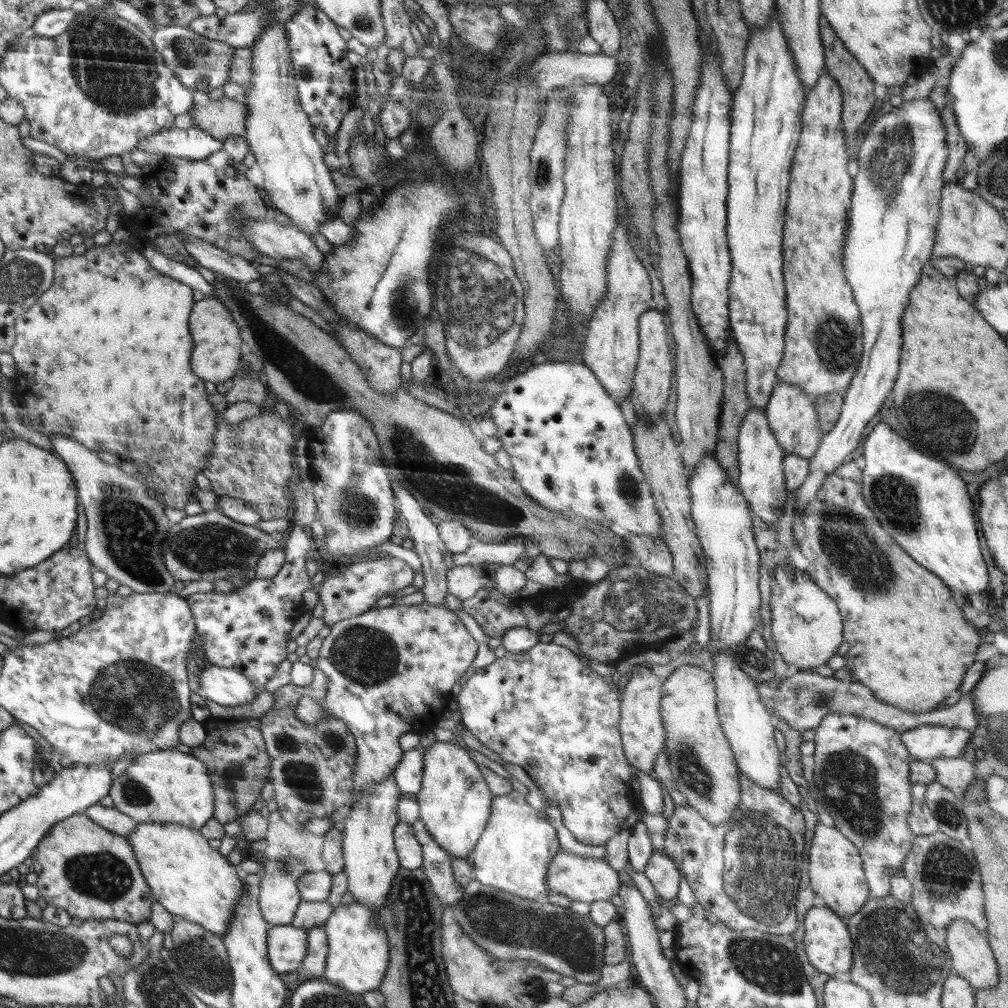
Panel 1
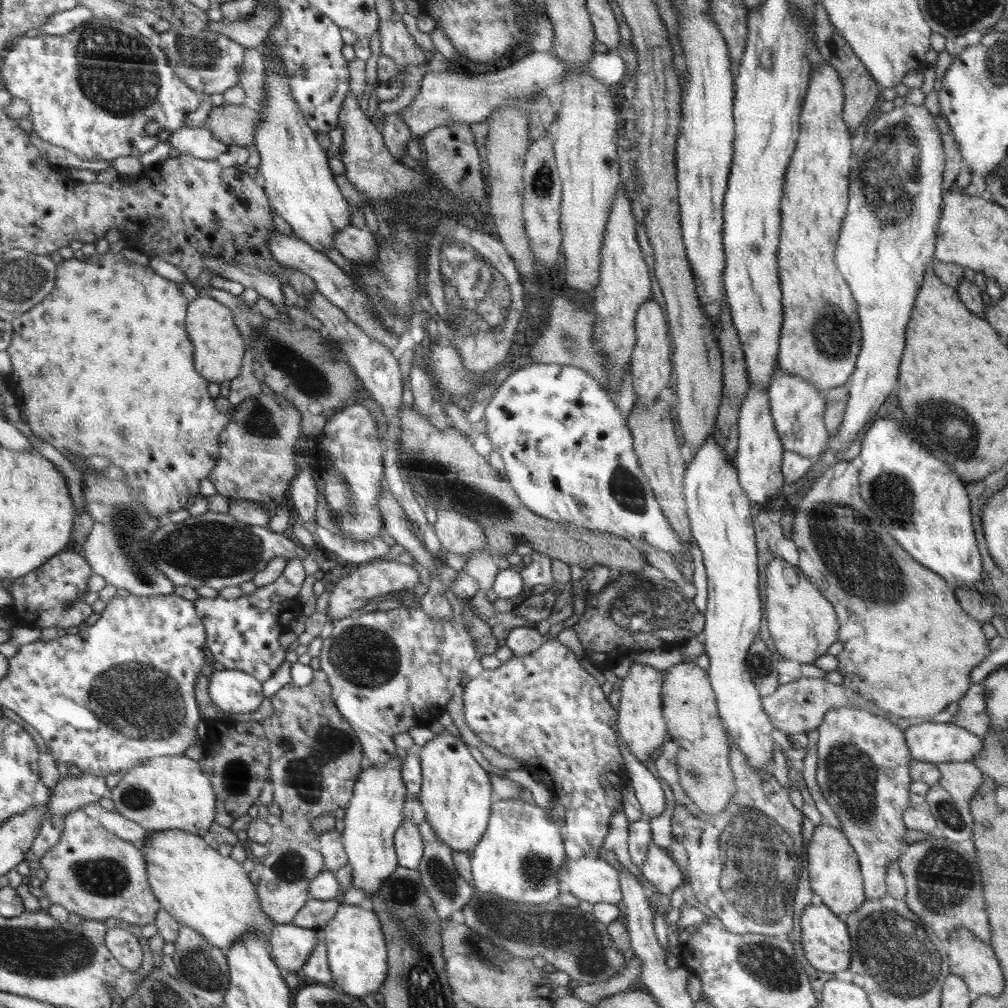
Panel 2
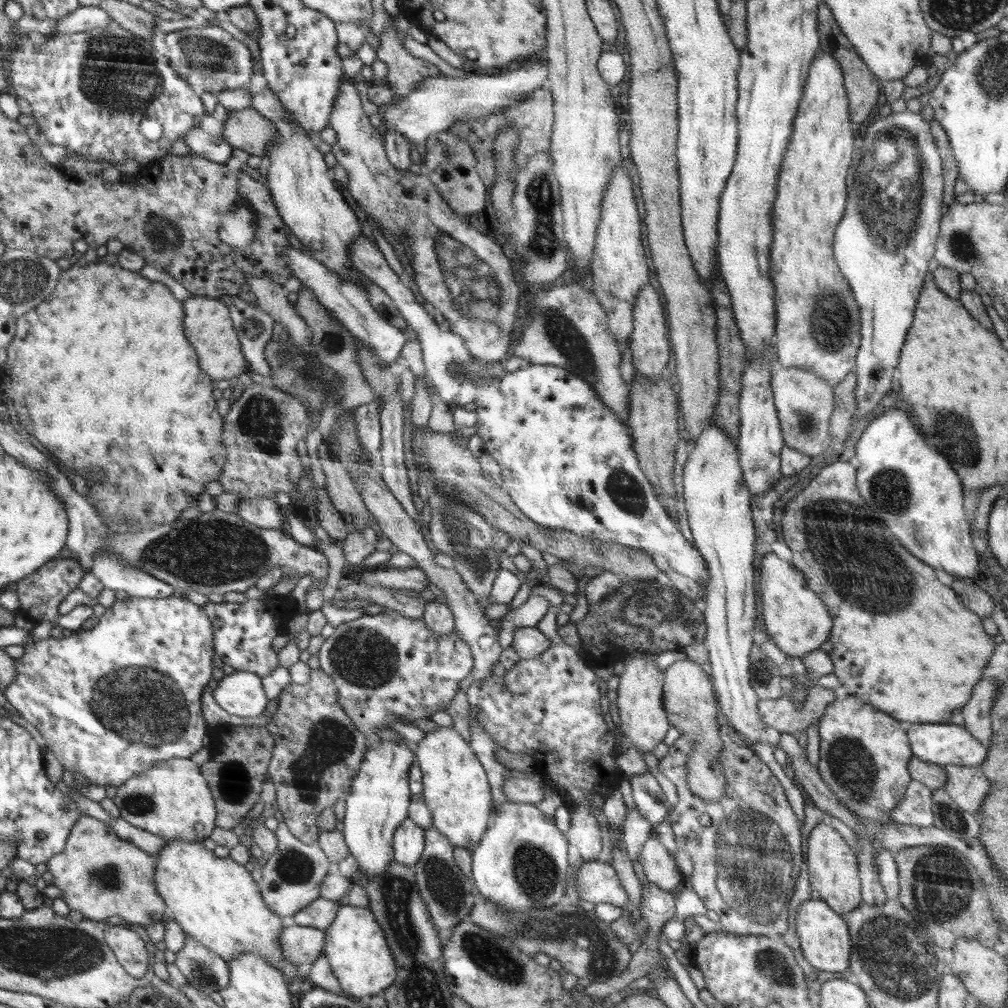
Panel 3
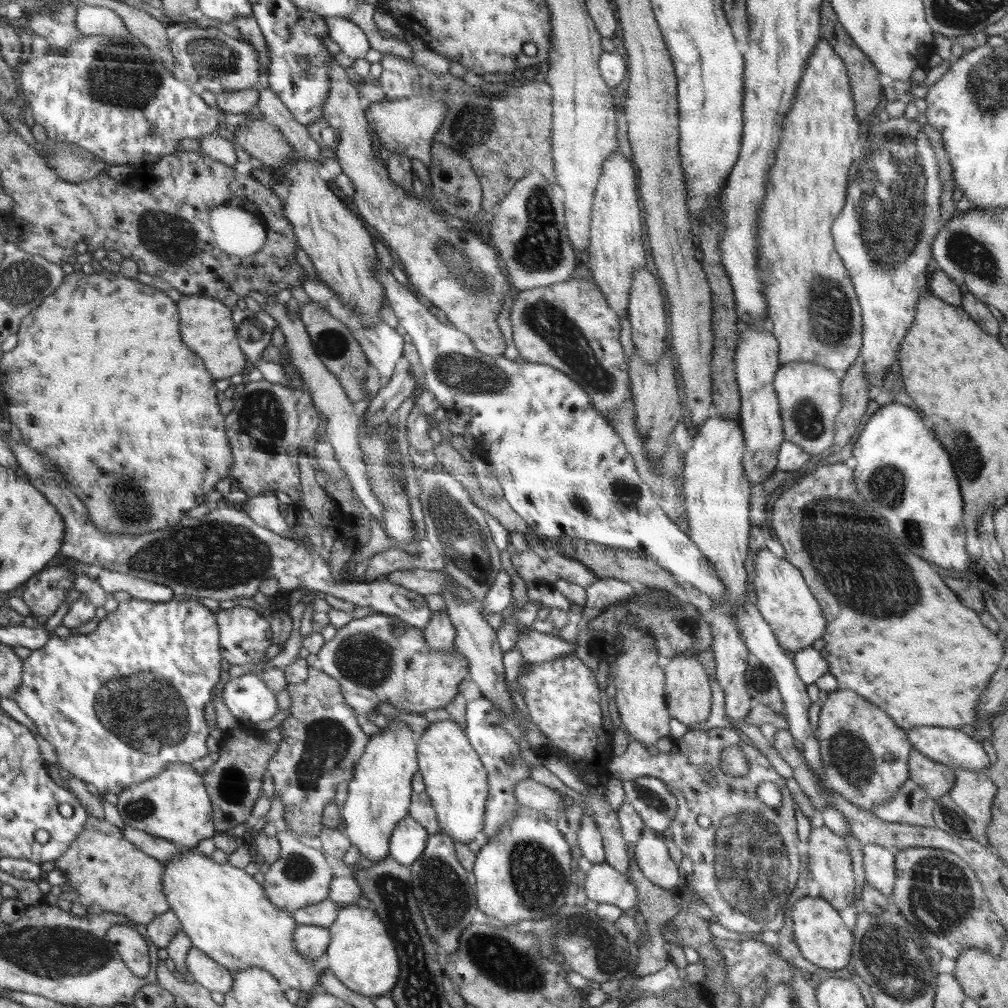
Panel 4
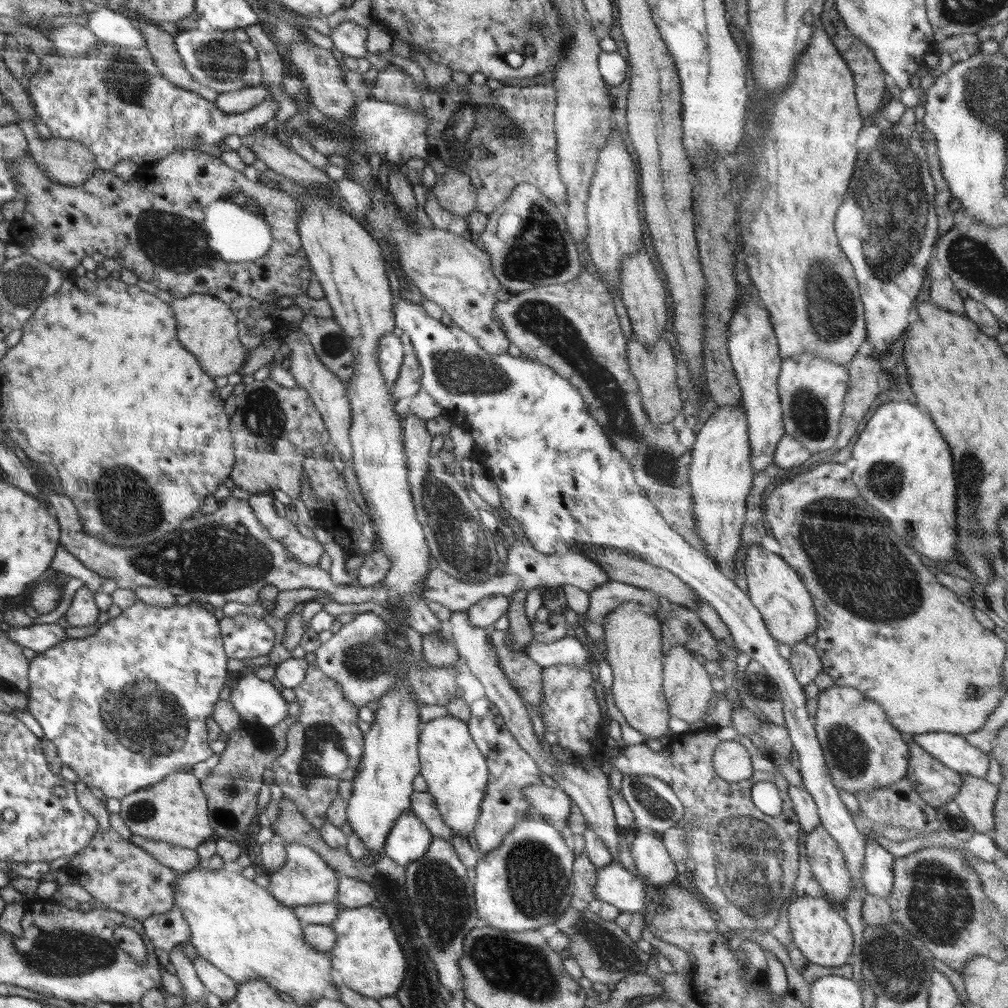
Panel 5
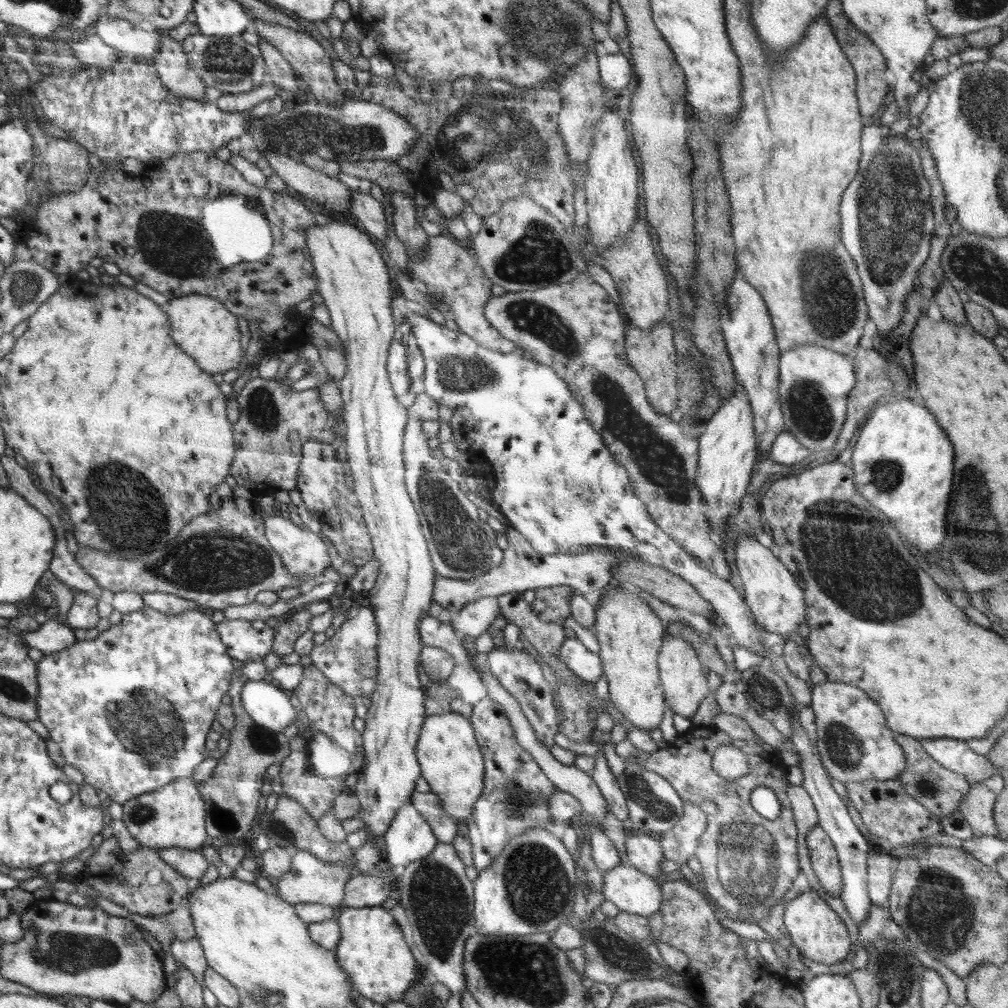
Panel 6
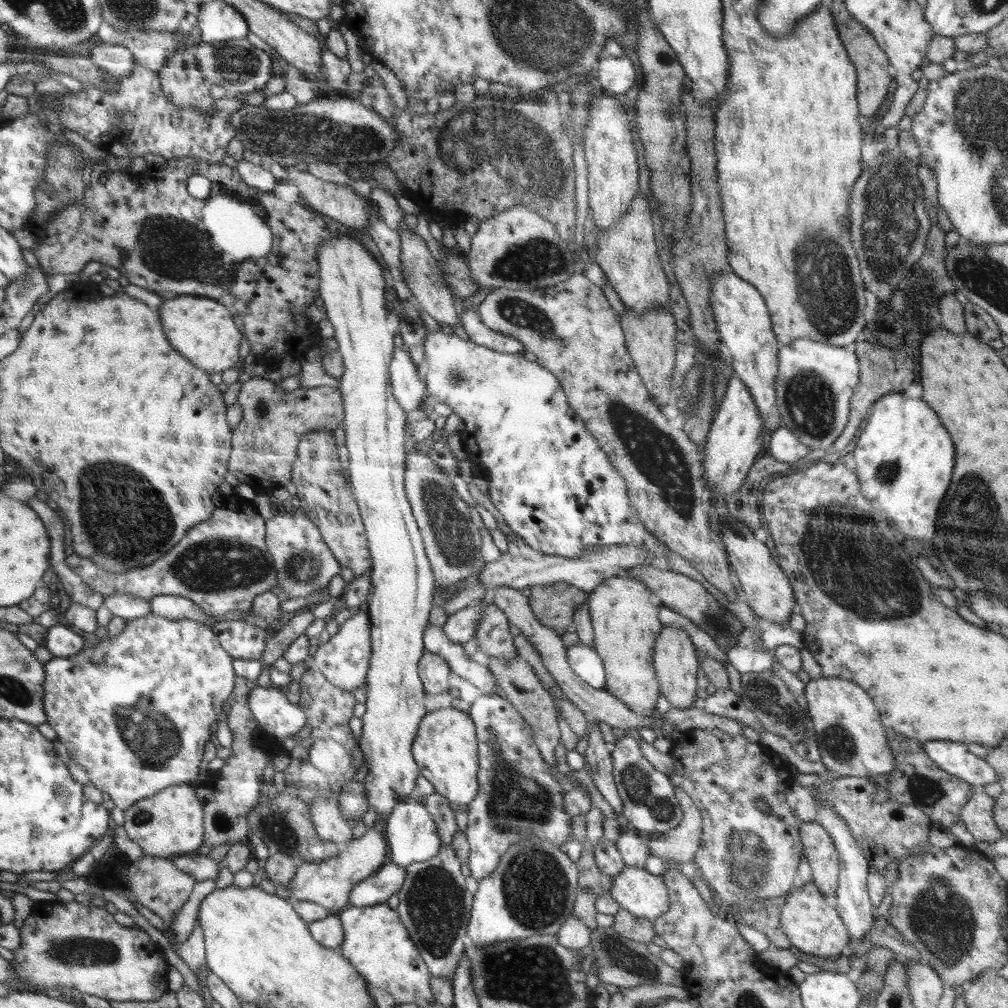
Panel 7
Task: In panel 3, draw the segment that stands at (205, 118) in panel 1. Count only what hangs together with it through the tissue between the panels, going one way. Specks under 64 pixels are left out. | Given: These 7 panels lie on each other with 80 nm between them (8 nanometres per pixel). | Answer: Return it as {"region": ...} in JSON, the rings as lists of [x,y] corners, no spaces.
{"region":[[[251,107],[242,110],[227,110],[221,137],[230,146],[241,148],[250,154],[264,158],[265,148],[279,138],[281,129],[263,114]]]}

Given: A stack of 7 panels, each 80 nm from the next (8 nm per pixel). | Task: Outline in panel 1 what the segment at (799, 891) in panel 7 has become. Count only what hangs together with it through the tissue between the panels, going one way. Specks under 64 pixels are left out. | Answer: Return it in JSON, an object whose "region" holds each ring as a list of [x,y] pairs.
{"region":[[[812,907],[803,920],[805,935],[803,943],[810,964],[826,975],[850,972],[853,965],[853,942],[846,920],[828,907]]]}

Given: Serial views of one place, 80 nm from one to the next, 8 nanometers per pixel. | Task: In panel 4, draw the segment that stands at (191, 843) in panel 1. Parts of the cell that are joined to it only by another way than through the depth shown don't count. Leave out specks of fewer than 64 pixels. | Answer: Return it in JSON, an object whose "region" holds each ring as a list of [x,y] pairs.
{"region":[[[195,847],[185,848],[182,856],[174,858],[172,862],[164,863],[163,866],[164,868],[167,868],[167,872],[164,873],[164,893],[166,893],[166,897],[170,903],[170,908],[178,917],[182,930],[190,937],[191,943],[198,950],[206,953],[210,958],[212,958],[213,961],[219,962],[232,973],[240,972],[241,970],[252,967],[263,968],[264,970],[270,972],[270,974],[275,975],[275,977],[279,979],[280,983],[288,985],[289,988],[296,988],[296,990],[300,990],[300,992],[311,991],[314,986],[318,986],[318,983],[322,984],[322,975],[320,974],[323,974],[323,970],[326,969],[325,960],[309,958],[307,955],[304,955],[298,951],[298,947],[296,947],[294,943],[294,932],[298,926],[294,915],[290,913],[290,911],[280,910],[279,907],[276,907],[274,903],[270,901],[270,897],[266,894],[264,886],[255,881],[254,877],[247,874],[244,869],[236,868],[236,866],[231,866],[229,863],[214,864],[214,860],[212,860],[210,856],[200,854],[200,852],[196,851]]]}

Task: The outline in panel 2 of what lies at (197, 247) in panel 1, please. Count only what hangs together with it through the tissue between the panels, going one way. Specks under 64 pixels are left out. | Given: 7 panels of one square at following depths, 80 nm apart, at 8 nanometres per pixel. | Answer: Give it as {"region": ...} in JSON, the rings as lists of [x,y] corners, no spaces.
{"region":[[[206,256],[208,268],[220,273],[222,277],[238,282],[245,288],[255,288],[258,298],[265,298],[270,301],[279,316],[286,316],[288,307],[284,304],[284,294],[280,281],[269,273],[262,273],[260,270],[246,268],[246,266],[228,266],[222,264],[218,257]]]}

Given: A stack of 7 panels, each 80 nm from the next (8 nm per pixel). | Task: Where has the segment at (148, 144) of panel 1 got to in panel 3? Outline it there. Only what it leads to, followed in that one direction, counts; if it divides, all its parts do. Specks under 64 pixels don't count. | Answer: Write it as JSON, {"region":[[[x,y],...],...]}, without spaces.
{"region":[[[201,127],[189,130],[189,133],[183,136],[183,140],[190,148],[190,153],[199,154],[214,162],[226,163],[232,157],[233,146],[221,136],[205,132]]]}

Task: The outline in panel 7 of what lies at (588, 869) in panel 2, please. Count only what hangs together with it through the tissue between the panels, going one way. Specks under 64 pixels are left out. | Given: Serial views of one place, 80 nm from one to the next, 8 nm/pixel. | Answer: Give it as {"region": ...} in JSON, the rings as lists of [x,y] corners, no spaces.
{"region":[[[627,866],[615,877],[609,890],[620,909],[643,918],[653,919],[667,912],[669,896],[663,878],[646,869]]]}

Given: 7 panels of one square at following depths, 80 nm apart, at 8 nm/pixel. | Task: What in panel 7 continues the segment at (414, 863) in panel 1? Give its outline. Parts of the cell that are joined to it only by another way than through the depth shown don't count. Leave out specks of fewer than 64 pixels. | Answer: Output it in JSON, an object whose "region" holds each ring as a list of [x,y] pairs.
{"region":[[[412,796],[395,806],[395,810],[384,824],[387,841],[392,854],[389,861],[400,867],[408,867],[414,862],[424,862],[434,858],[444,845],[437,833],[436,823],[420,800]]]}

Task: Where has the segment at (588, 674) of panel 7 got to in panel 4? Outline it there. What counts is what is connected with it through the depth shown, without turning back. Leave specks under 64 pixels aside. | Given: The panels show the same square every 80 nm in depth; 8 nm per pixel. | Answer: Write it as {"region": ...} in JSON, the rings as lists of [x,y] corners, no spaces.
{"region":[[[536,629],[524,631],[513,643],[530,663],[554,660],[562,655],[577,653],[576,644],[565,641],[559,636],[538,632]]]}

